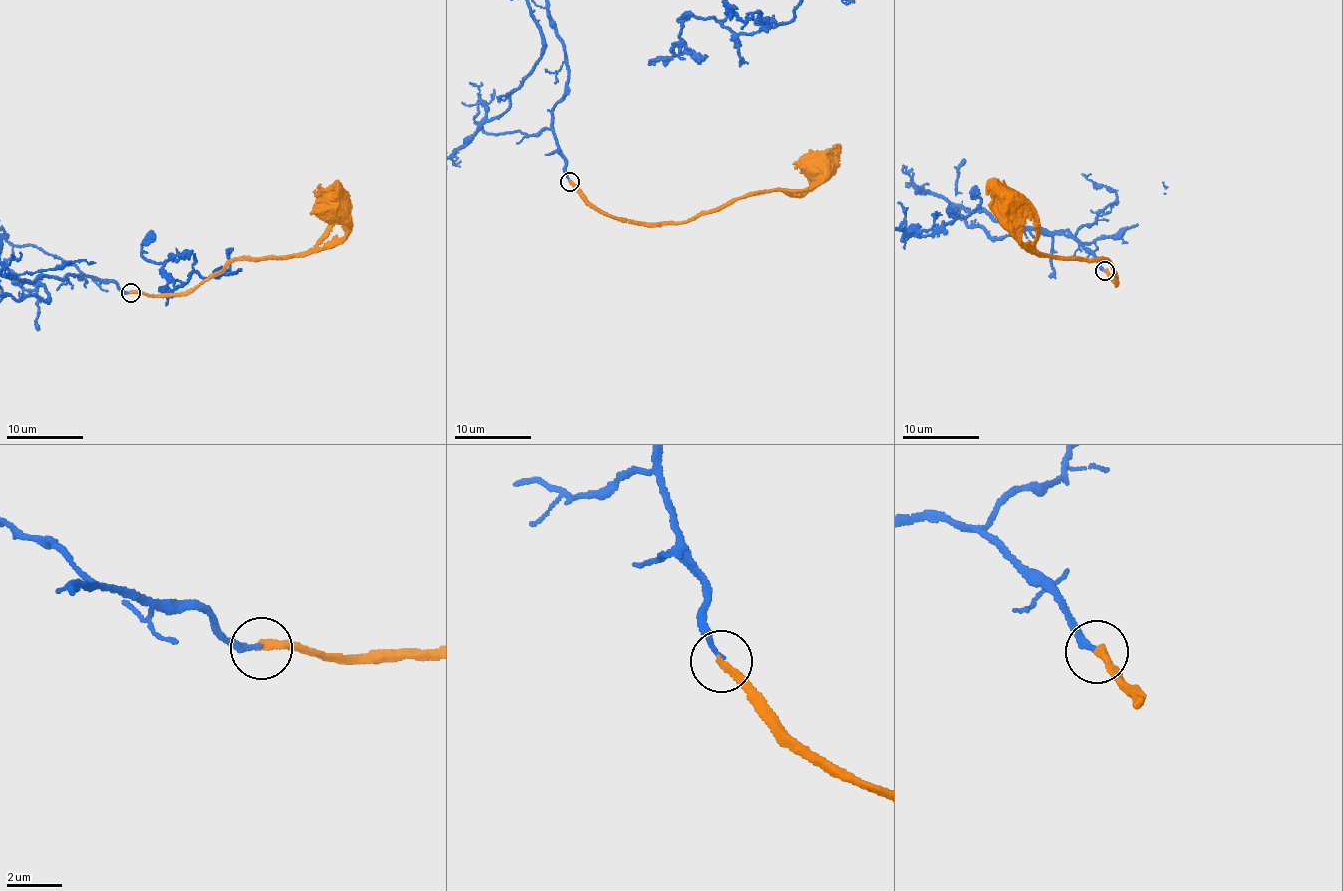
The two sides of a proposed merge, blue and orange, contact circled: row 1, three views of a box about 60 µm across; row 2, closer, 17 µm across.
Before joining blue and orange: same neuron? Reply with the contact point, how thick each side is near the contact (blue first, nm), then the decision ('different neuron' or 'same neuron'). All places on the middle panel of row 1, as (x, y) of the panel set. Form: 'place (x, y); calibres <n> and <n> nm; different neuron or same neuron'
place (570, 181); calibres 190 and 300 nm; different neuron

